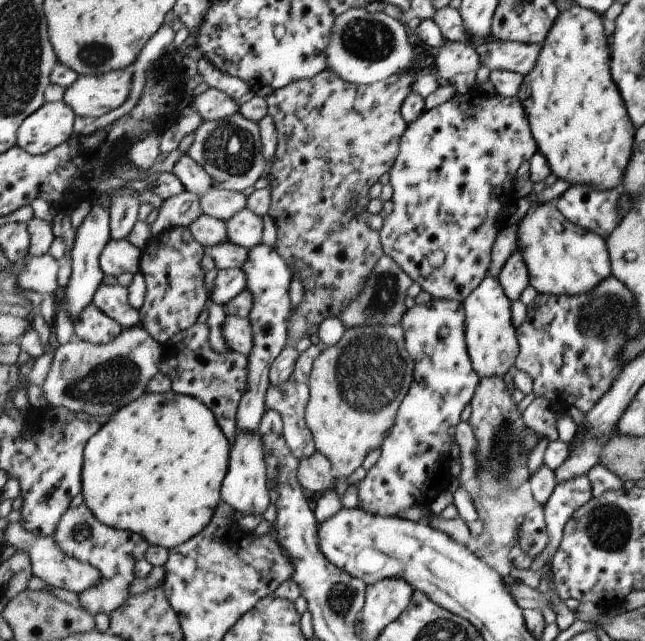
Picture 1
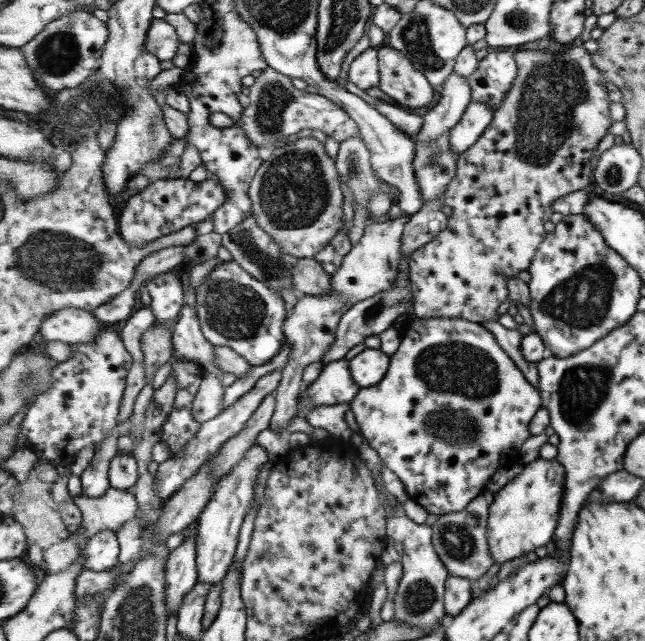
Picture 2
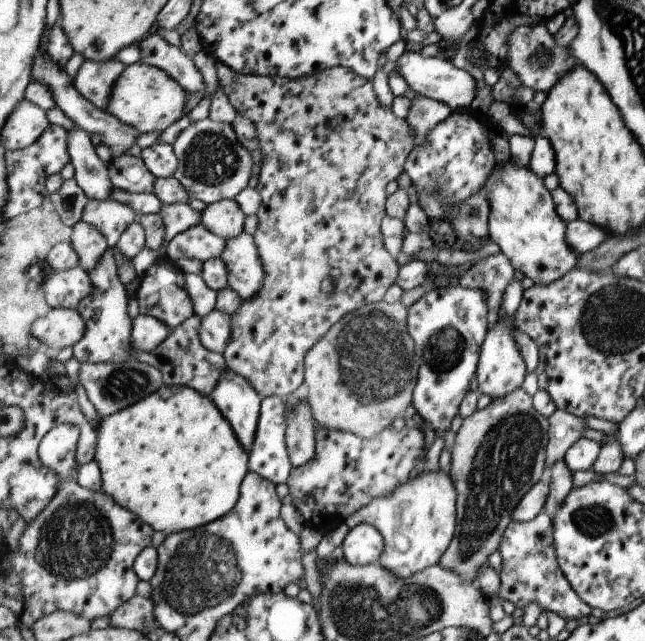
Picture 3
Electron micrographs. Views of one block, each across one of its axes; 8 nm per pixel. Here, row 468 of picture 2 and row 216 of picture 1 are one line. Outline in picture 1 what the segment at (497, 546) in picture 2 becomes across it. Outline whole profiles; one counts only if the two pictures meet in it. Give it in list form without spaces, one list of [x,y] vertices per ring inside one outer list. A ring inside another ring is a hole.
[[[554,200],[527,211],[518,222],[518,250],[523,253],[531,285],[543,295],[580,295],[597,288],[612,274],[608,241],[566,219]]]

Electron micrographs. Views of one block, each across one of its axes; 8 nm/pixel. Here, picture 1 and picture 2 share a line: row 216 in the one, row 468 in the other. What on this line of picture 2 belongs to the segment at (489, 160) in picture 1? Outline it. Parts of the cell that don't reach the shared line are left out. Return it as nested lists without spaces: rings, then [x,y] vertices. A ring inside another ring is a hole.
[[[419,317],[413,320],[412,325],[402,333],[403,342],[399,350],[391,355],[386,377],[379,384],[375,384],[369,389],[362,388],[349,406],[351,406],[351,412],[354,414],[361,433],[379,453],[386,468],[389,468],[403,482],[408,498],[422,505],[428,514],[441,516],[461,512],[463,509],[467,509],[469,504],[475,501],[477,497],[486,493],[485,486],[499,468],[506,467],[520,458],[523,444],[532,436],[529,427],[532,425],[533,418],[544,407],[544,402],[539,388],[529,382],[529,379],[524,375],[524,371],[516,365],[516,362],[509,357],[509,354],[497,342],[495,336],[481,323],[470,322],[463,318],[425,319]]]

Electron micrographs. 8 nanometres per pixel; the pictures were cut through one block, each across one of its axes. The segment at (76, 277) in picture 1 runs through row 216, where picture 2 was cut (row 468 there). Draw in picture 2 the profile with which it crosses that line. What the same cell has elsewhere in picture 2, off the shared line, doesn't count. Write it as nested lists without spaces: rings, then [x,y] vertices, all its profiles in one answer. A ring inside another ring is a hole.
[[[117,433],[106,438],[96,450],[96,455],[91,464],[81,474],[80,480],[85,496],[99,498],[112,486],[110,483],[110,468],[112,460],[118,455]]]

